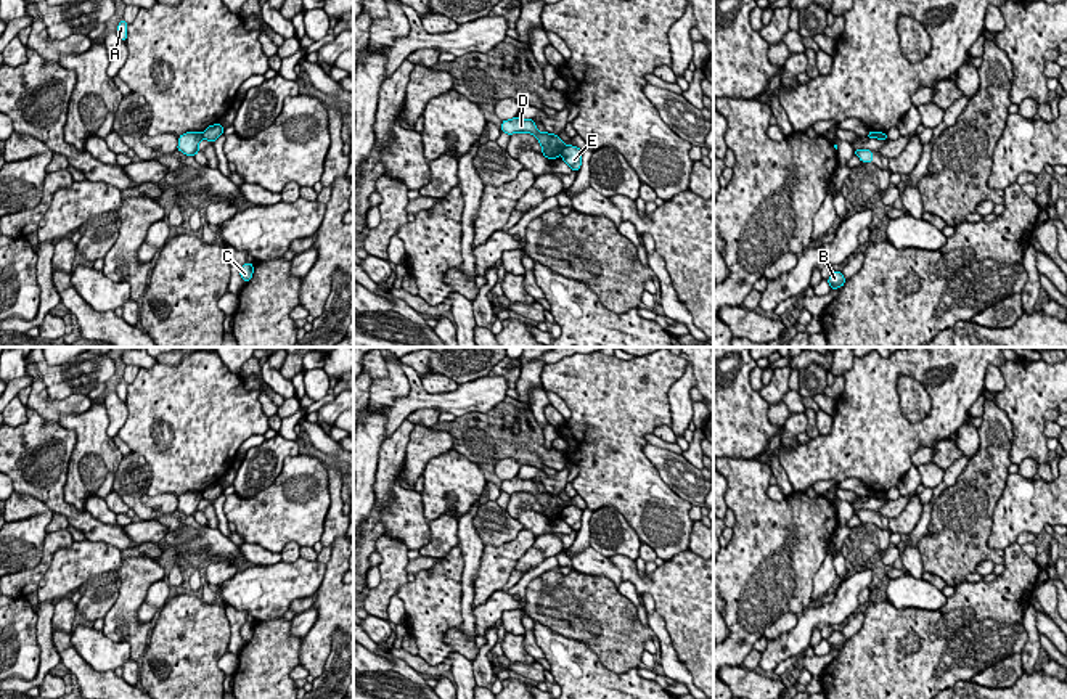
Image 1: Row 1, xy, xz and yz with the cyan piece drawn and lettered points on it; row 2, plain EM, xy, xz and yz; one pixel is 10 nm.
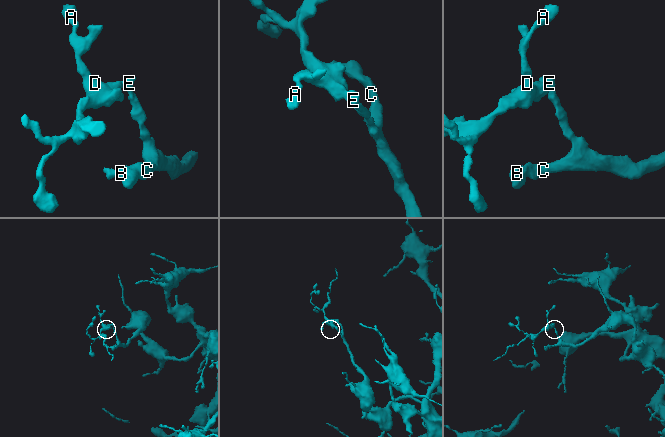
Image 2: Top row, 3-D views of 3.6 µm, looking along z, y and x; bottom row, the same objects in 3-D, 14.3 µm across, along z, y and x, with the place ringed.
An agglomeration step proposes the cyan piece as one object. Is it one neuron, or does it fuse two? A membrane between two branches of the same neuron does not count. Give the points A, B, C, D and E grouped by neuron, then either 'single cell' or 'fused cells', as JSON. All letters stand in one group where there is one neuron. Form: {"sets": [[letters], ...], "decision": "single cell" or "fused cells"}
{"sets": [["A", "D"], ["B", "C", "E"]], "decision": "fused cells"}

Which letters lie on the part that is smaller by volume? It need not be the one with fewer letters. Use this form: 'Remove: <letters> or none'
Remove: A, D

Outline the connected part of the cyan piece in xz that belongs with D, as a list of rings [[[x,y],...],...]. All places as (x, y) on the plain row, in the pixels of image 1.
[[[516,476],[513,479],[503,480],[500,488],[508,495],[532,493],[542,505],[543,509],[542,514],[550,521],[556,519],[566,506],[564,501],[559,498],[559,495],[553,495],[548,492],[540,493],[532,479],[521,479]]]

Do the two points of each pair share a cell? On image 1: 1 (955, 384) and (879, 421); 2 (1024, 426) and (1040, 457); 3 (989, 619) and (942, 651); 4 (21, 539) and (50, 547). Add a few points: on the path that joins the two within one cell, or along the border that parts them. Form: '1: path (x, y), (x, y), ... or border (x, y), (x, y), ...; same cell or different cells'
1: path (945, 407), (923, 429), (902, 429); same cell
2: path (1029, 434), (1029, 441), (1037, 449); same cell
3: path (977, 627), (953, 643); same cell
4: border (49, 534), (42, 558), (31, 568), (16, 572); different cells

